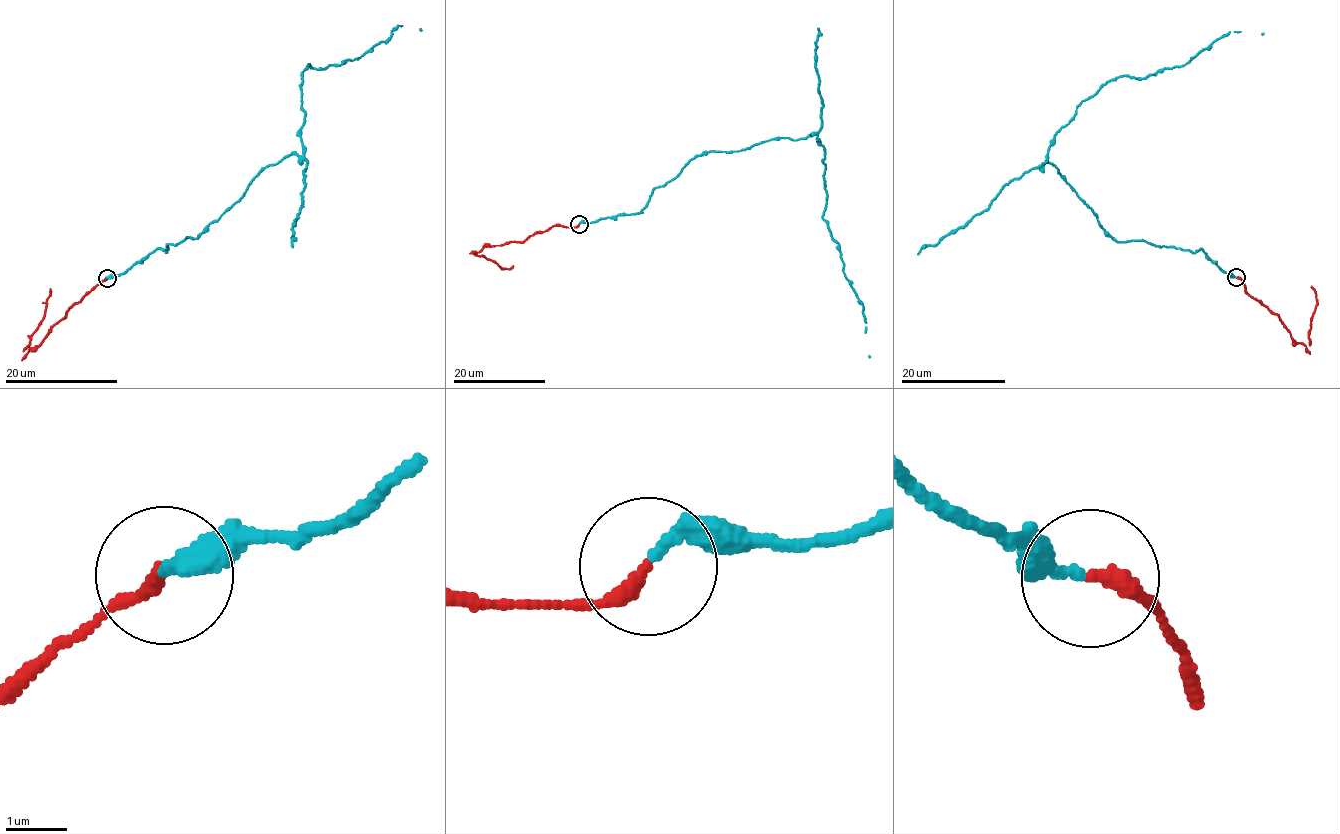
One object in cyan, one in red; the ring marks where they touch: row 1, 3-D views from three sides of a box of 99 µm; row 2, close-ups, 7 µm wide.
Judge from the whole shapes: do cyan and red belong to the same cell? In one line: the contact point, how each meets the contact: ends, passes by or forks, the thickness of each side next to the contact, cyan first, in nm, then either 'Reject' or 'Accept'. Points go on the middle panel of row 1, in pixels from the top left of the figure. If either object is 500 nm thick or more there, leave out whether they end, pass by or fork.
Place: (579, 224). At the ring cyan ends. At the ring red ends. Thickness 240 nm (cyan) against 240 nm. Reject

